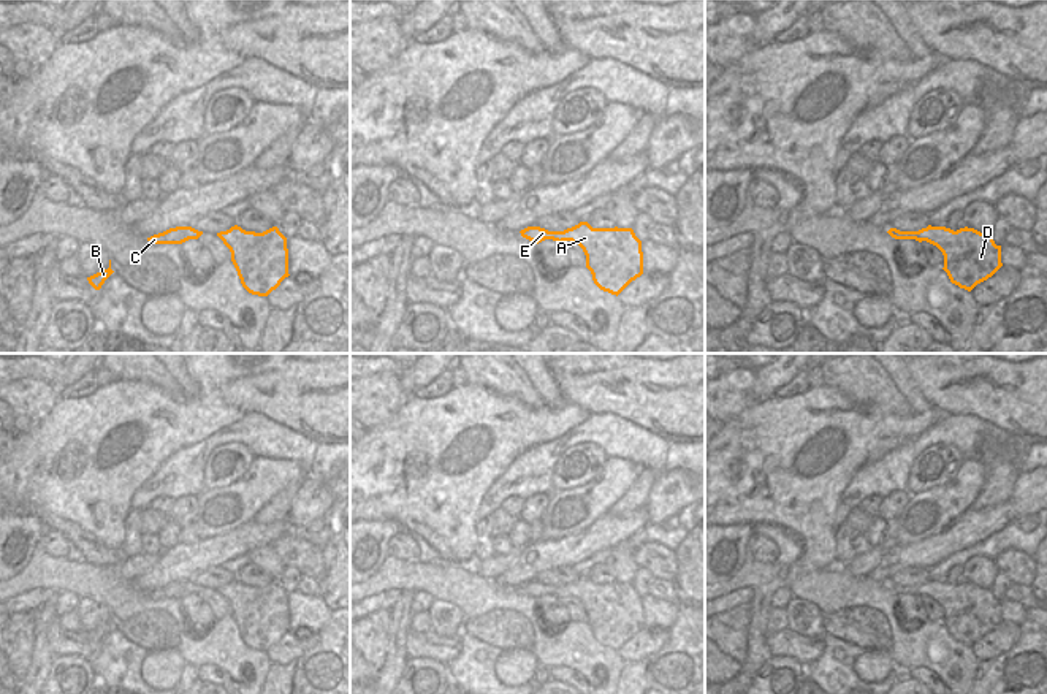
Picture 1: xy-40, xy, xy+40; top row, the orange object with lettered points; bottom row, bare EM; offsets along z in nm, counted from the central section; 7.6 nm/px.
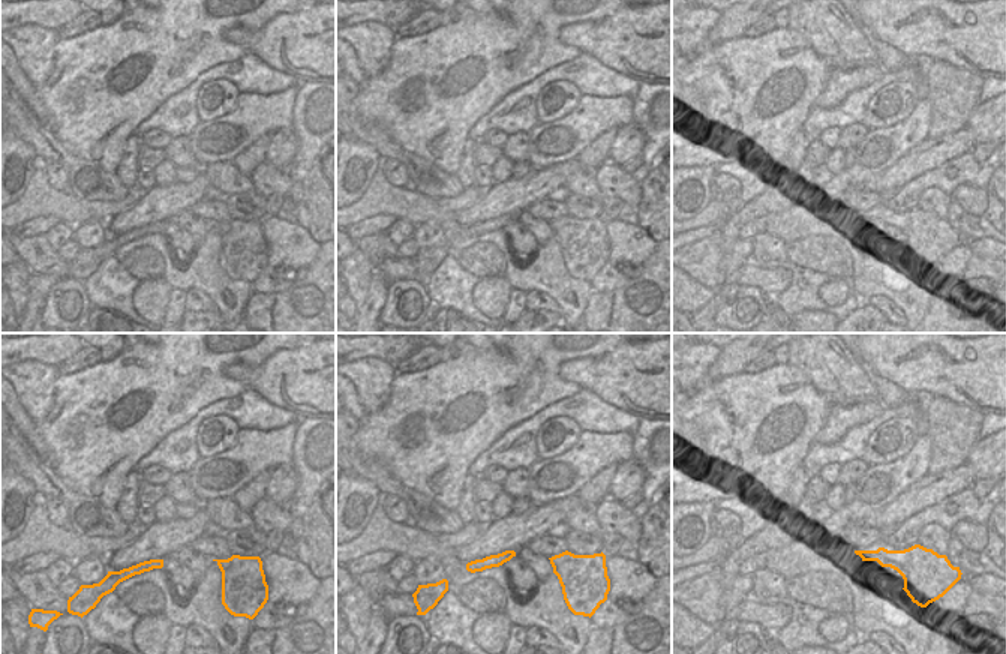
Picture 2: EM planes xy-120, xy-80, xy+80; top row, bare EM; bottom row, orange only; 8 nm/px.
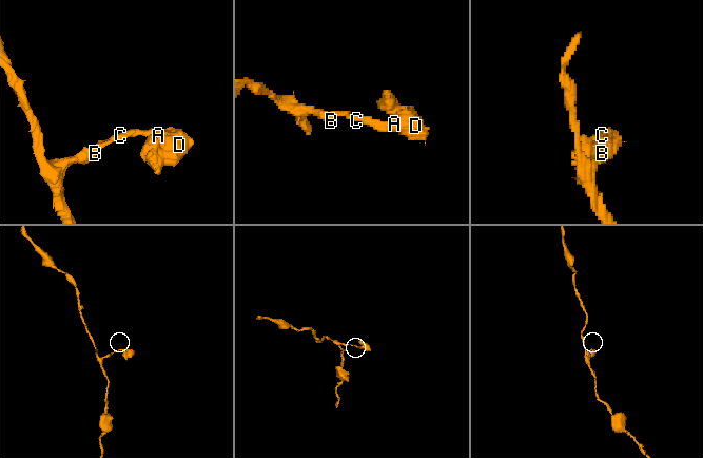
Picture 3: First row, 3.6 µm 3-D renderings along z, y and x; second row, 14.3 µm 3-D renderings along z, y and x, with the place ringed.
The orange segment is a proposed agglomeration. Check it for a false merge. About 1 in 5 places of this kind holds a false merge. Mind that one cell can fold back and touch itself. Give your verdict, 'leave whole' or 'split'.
leave whole

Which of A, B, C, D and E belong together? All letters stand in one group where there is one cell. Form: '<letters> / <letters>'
A B C D E

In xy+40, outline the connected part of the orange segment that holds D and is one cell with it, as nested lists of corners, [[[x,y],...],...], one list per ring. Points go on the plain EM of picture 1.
[[[946,582],[922,583],[919,586],[887,586],[895,594],[927,596],[944,610],[944,626],[952,639],[971,646],[977,639],[992,632],[1001,621],[1001,601],[996,601],[990,588],[974,583],[957,586]]]

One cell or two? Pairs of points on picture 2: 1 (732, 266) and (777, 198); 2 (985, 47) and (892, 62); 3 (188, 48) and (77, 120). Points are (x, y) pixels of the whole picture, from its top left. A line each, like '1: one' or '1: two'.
1: one
2: two
3: one

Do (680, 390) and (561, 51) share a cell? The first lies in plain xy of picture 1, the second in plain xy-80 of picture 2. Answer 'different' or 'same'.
different

